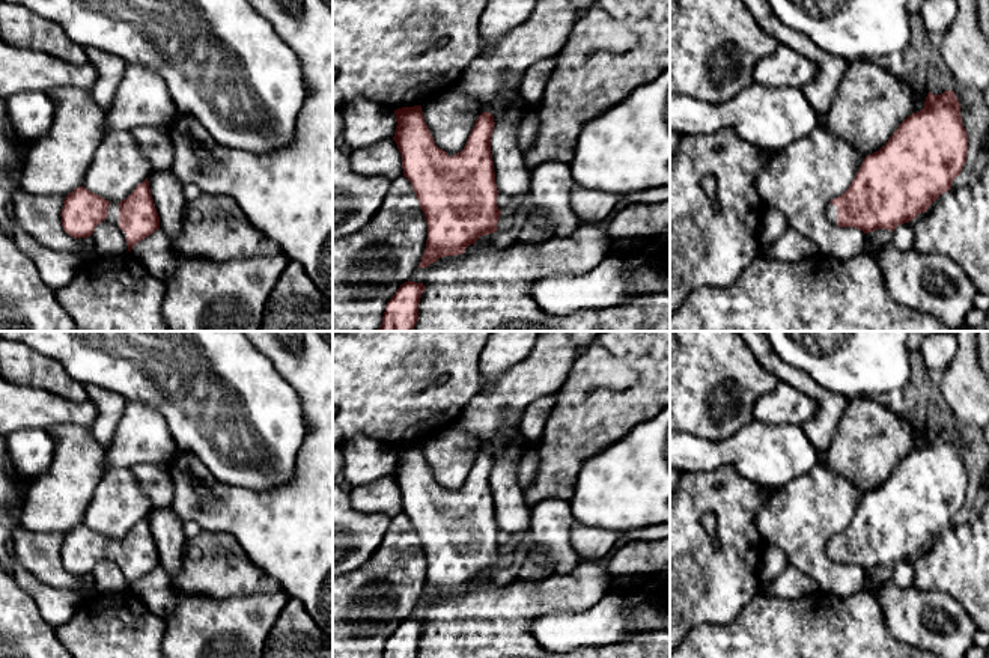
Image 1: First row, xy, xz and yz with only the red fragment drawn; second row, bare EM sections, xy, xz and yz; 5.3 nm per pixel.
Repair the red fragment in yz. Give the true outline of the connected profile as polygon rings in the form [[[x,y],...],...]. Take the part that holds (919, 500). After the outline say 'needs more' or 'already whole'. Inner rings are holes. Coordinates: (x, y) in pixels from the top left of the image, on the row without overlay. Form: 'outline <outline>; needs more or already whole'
outline [[[953,428],[927,431],[924,446],[908,453],[890,477],[867,492],[849,525],[832,536],[826,556],[838,565],[857,565],[864,571],[894,568],[926,550],[962,509],[968,491],[968,471],[962,461],[960,440]]]; needs more

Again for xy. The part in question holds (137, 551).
outline [[[148,515],[119,541],[111,541],[81,522],[65,535],[60,554],[63,568],[78,577],[92,574],[104,557],[113,560],[125,574],[128,589],[160,566]]]; needs more

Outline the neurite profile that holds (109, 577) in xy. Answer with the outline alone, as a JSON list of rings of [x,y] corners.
[[[104,557],[99,560],[92,574],[96,590],[102,593],[114,593],[128,589],[126,577],[117,563]]]

